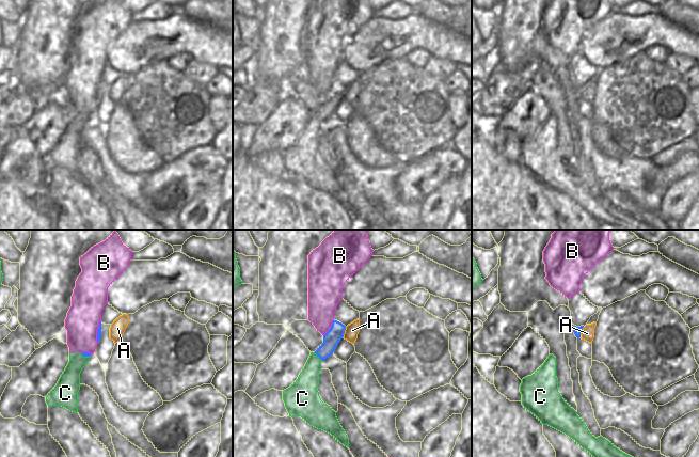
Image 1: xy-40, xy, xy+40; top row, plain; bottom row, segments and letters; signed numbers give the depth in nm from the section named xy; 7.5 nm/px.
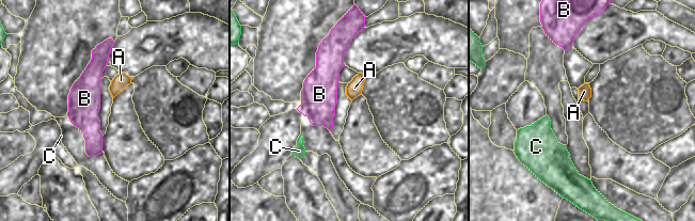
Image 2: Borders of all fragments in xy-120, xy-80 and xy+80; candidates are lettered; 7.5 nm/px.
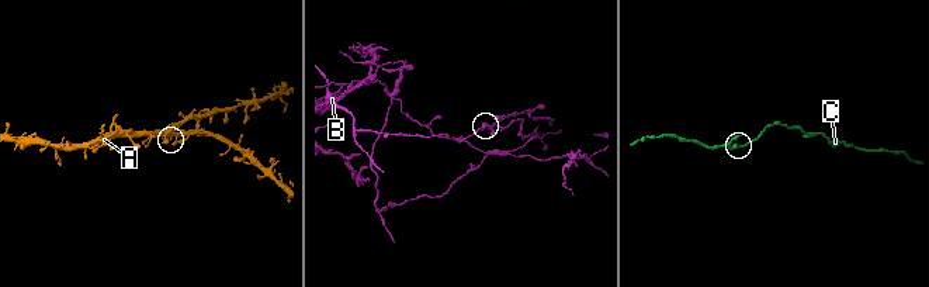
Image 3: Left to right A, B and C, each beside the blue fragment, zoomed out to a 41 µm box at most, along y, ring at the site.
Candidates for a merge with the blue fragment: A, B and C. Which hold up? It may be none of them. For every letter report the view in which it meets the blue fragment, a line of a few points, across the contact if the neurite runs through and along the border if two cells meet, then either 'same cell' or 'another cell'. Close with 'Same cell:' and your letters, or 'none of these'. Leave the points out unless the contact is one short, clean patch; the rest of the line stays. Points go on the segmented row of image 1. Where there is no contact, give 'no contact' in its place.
A: xy | xy (346, 327), (343, 336) | another cell
B: xy | xy (333, 319), (330, 328), (322, 334) | another cell
C: xy | xy (332, 337), (330, 344), (318, 356), (314, 361), (305, 385) | same cell
Same cell: C

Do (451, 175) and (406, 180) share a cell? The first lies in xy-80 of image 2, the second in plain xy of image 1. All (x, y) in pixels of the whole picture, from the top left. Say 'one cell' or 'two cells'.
one cell

